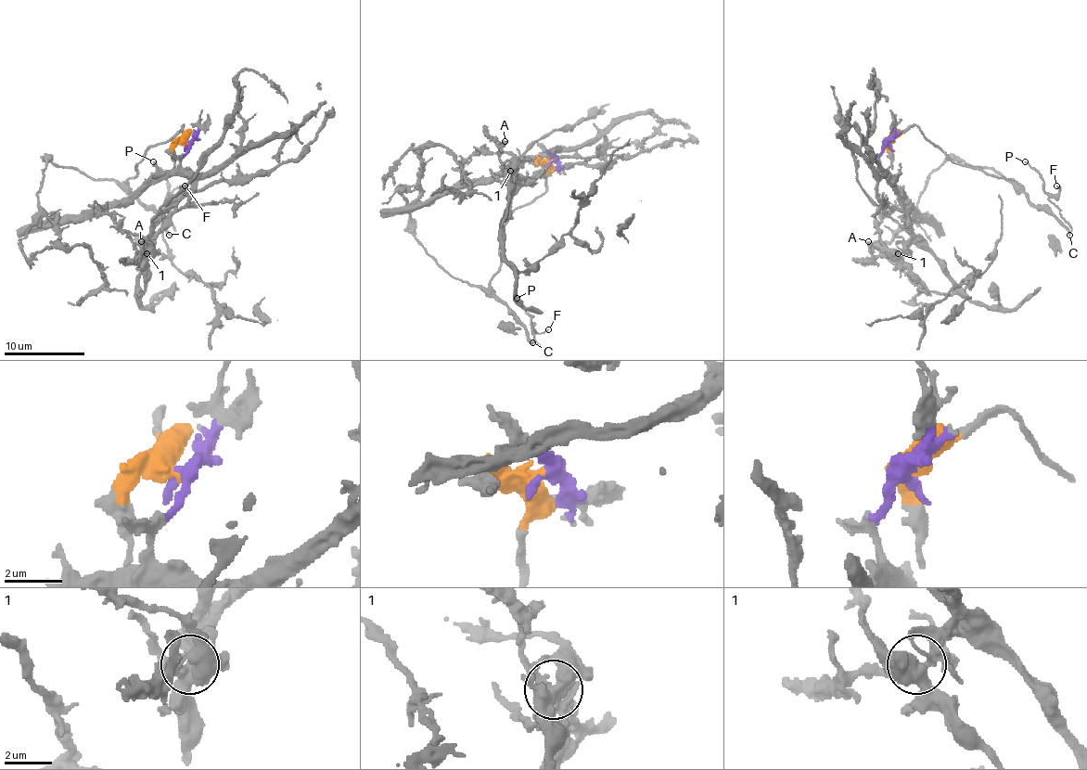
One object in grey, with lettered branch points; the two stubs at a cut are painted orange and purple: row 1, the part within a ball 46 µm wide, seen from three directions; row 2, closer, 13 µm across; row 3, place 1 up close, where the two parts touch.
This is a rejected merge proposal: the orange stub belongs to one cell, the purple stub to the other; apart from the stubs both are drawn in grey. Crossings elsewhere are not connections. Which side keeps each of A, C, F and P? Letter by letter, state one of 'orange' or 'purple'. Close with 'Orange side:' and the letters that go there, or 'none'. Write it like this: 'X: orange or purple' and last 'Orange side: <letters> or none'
A: purple
C: orange
F: orange
P: orange
Orange side: C, F, P

